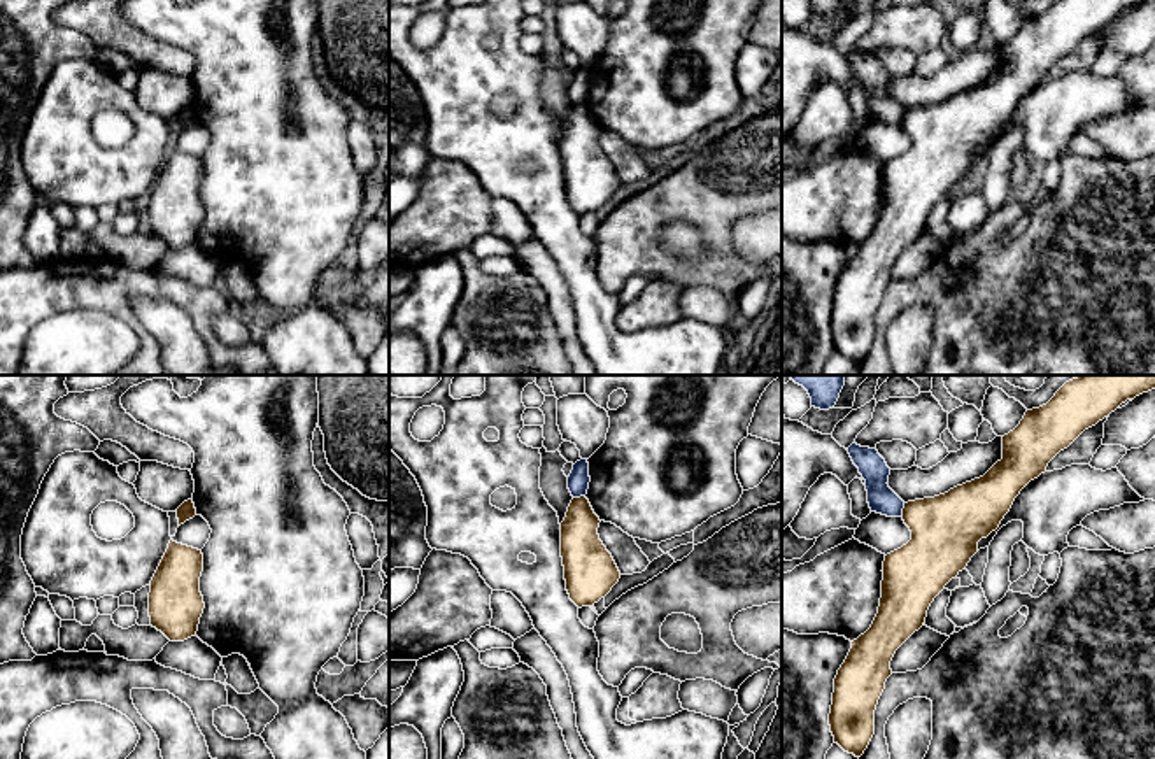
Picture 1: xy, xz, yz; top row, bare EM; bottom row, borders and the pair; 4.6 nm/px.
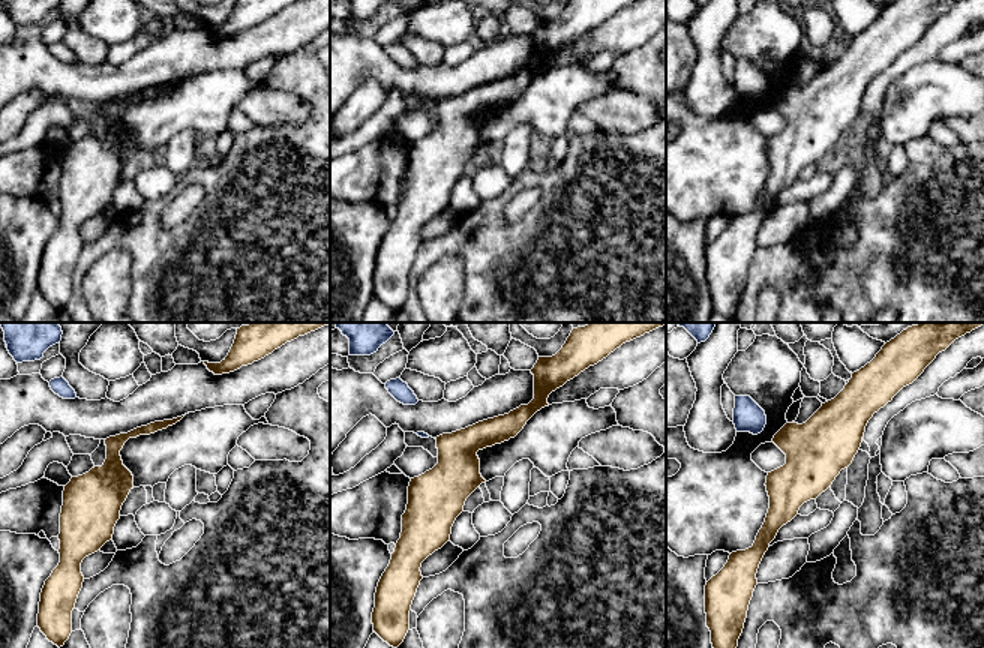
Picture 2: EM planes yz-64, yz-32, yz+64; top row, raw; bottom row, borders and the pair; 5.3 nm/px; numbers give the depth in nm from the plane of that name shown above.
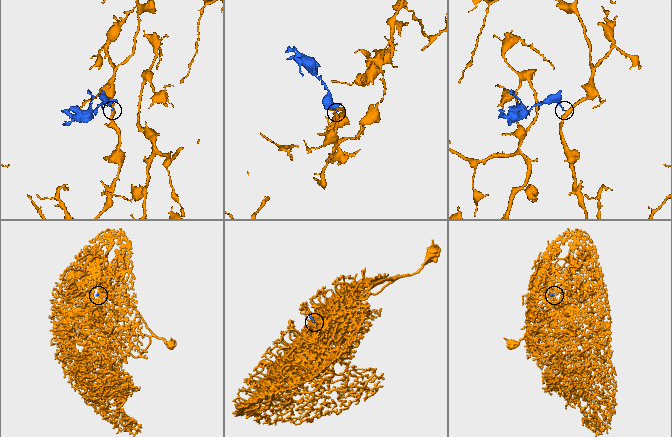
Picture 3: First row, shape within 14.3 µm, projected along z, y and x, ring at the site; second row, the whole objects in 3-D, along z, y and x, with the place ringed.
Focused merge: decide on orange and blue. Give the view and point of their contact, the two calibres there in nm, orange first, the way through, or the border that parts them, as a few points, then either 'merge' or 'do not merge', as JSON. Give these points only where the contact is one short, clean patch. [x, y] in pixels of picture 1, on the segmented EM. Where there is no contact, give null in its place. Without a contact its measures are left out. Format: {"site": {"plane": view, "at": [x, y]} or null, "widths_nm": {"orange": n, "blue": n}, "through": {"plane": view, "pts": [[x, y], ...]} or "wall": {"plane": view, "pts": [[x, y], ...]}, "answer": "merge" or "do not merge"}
{"site": {"plane": "yz", "at": [903, 510]}, "widths_nm": {"orange": 320, "blue": 130}, "wall": {"plane": "yz", "pts": [[905, 503], [901, 516]]}, "answer": "do not merge"}

